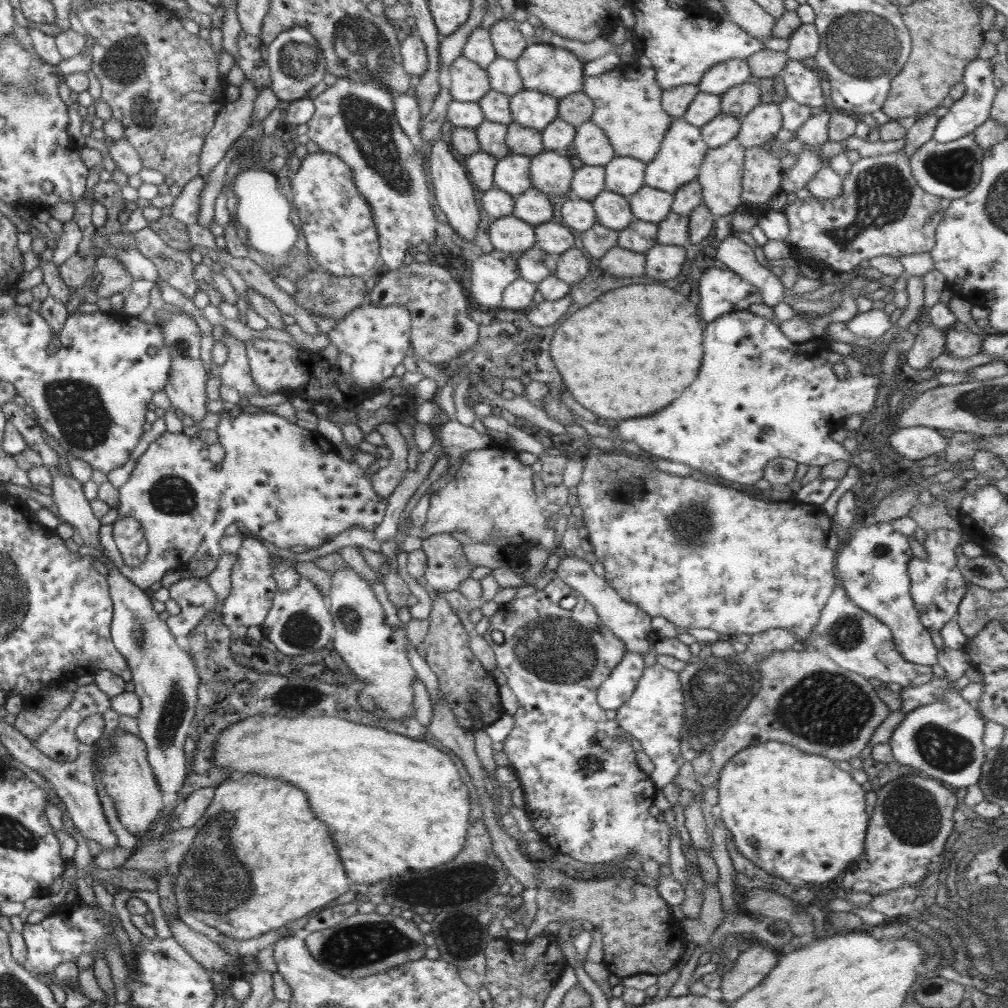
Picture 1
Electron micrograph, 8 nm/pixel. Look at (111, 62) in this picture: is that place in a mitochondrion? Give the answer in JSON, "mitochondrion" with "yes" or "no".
{"mitochondrion":"yes"}

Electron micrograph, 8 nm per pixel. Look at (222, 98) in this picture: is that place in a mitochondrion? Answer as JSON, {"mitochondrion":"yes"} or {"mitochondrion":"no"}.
{"mitochondrion":"no"}

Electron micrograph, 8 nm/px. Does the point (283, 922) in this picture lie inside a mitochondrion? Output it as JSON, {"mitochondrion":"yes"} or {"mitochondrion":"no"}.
{"mitochondrion":"no"}

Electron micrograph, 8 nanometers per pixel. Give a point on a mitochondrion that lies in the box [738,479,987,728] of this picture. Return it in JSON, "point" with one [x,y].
{"point":[846,632]}

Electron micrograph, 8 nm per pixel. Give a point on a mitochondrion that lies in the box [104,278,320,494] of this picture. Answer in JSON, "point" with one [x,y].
{"point":[181,344]}

